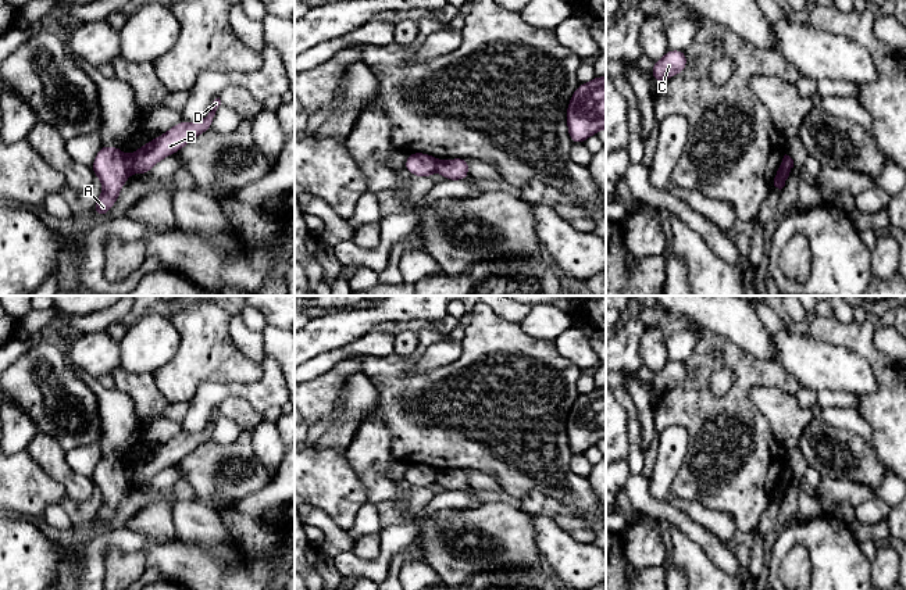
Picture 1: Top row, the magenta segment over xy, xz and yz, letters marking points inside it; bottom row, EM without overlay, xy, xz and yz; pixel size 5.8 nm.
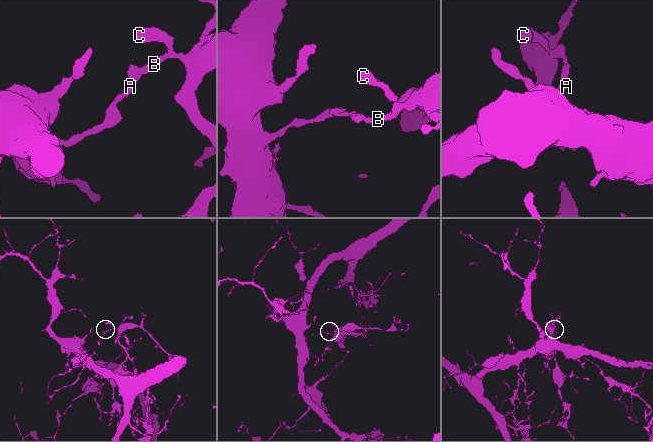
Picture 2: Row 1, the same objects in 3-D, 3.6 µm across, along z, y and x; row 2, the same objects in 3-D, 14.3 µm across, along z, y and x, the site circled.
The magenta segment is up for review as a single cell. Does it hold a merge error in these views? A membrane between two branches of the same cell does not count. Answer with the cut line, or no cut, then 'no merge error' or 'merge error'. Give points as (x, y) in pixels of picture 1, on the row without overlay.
cut in xy along (124, 467), (124, 474), (131, 482); merge error

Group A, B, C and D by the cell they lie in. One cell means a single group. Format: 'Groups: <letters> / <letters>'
Groups: A / B C D

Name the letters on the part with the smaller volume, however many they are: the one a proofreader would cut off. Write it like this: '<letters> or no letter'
B, C, D

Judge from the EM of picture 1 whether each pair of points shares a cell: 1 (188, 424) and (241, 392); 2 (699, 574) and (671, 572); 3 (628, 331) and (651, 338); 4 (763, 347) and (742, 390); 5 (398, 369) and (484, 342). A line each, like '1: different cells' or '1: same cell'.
1: same cell
2: different cells
3: different cells
4: different cells
5: same cell

